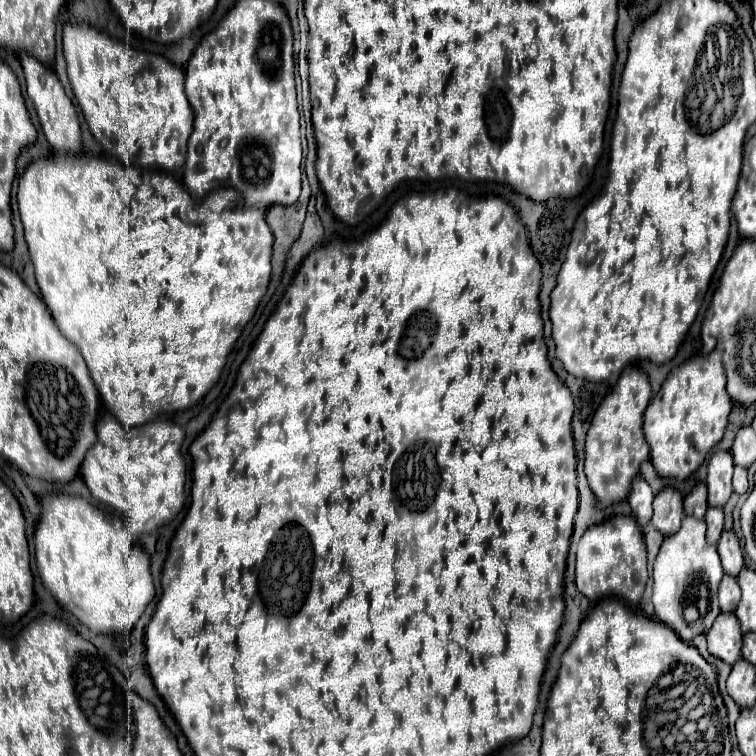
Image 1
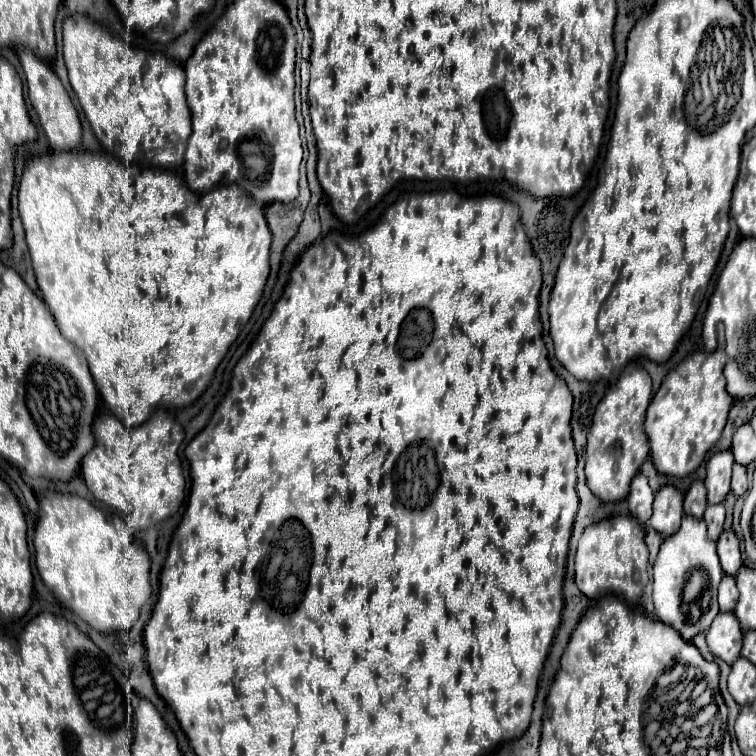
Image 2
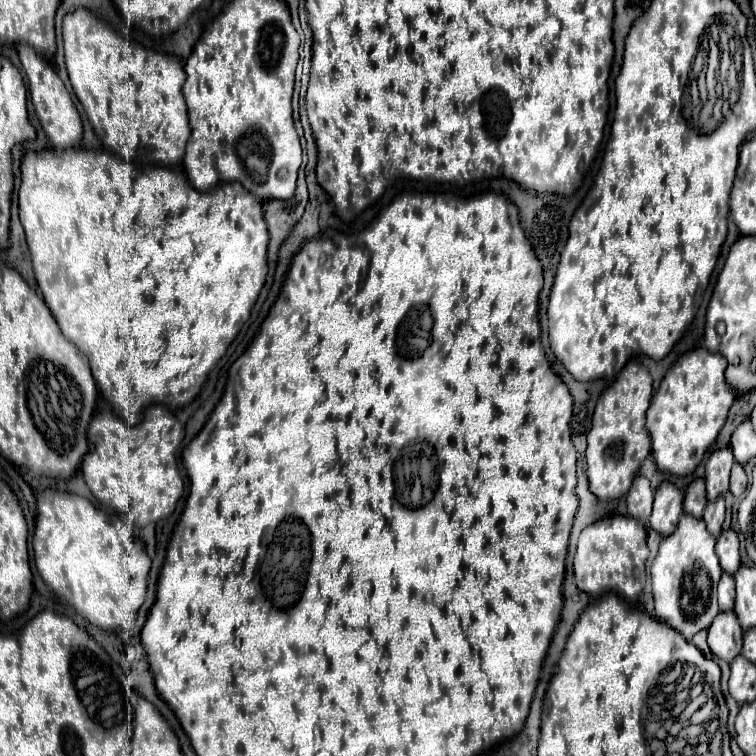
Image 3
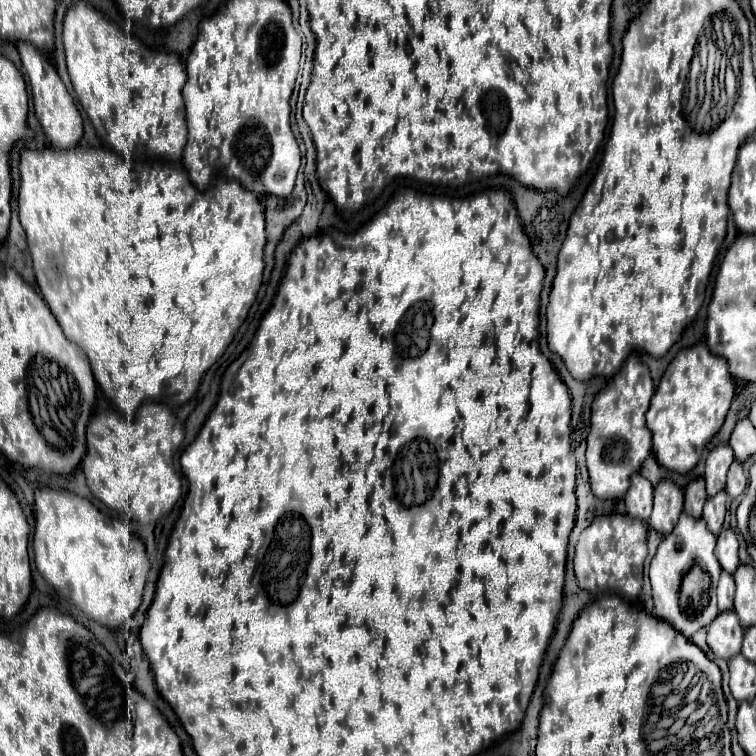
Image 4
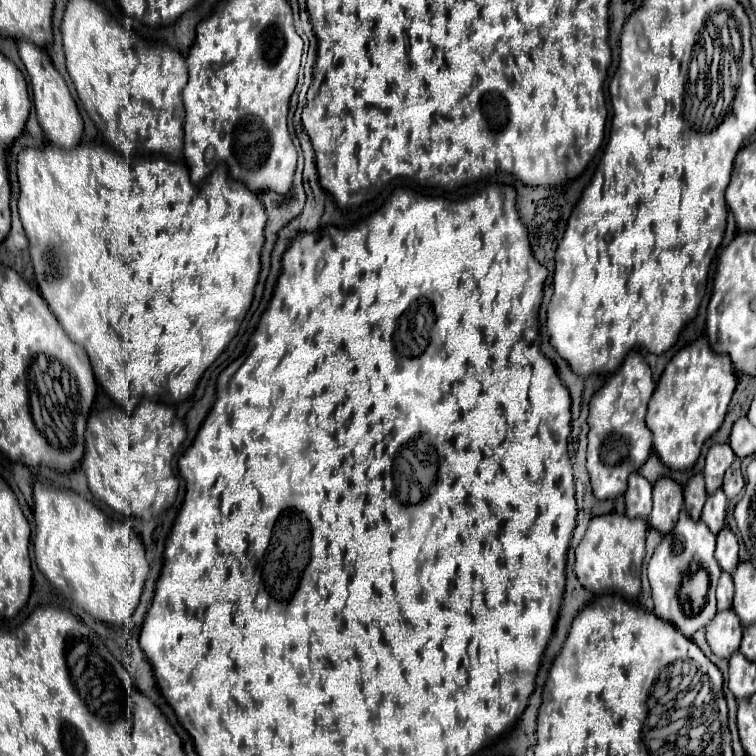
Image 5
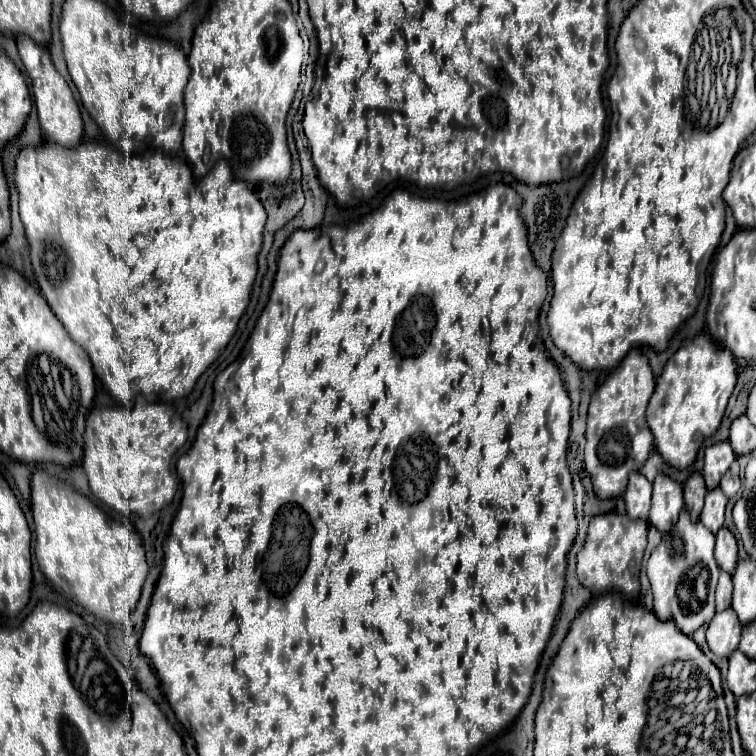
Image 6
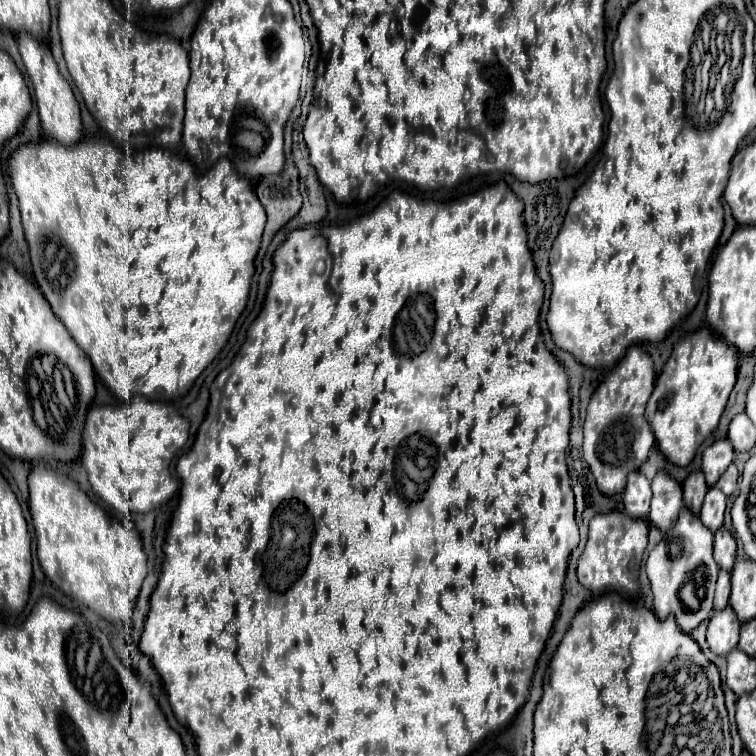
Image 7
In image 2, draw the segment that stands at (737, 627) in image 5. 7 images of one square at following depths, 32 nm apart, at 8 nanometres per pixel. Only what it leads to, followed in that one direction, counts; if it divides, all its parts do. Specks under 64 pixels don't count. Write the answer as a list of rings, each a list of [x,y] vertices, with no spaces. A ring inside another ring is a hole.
[[[720,612],[708,630],[708,648],[714,656],[732,664],[742,650],[742,628],[734,612]]]

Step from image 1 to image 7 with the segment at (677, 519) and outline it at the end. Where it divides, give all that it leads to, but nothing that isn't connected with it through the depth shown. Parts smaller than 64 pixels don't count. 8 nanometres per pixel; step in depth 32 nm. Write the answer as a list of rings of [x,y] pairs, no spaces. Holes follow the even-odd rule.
[[[660,470],[652,480],[652,510],[648,520],[662,532],[668,532],[676,524],[680,508],[682,486],[668,472]]]

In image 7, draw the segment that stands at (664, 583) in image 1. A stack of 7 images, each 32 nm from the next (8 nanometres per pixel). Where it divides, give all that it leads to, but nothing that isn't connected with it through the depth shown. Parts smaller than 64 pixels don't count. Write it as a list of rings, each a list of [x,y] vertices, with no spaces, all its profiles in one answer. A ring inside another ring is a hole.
[[[684,506],[680,510],[680,518],[678,518],[676,526],[668,534],[664,534],[660,544],[648,554],[648,560],[646,560],[646,572],[648,572],[650,584],[652,584],[656,616],[660,620],[666,620],[668,616],[674,616],[678,626],[680,626],[680,630],[684,630],[686,634],[692,628],[696,628],[702,620],[710,618],[710,612],[712,612],[712,592],[714,592],[714,582],[716,582],[718,570],[720,568],[714,562],[714,558],[712,558],[712,530],[706,528],[698,516],[692,516],[692,510]],[[698,568],[708,572],[708,578],[704,582],[706,596],[700,602],[698,610],[688,610],[684,606],[684,602],[680,600],[680,588],[684,586],[684,582],[688,582],[694,576],[694,572]]]

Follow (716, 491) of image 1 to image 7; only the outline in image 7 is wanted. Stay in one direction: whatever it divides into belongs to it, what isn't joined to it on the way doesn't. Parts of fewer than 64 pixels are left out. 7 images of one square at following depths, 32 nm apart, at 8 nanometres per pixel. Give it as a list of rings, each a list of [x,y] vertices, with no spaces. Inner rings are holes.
[[[728,438],[716,440],[704,450],[704,454],[702,454],[702,472],[704,472],[706,484],[710,488],[716,484],[720,474],[730,466],[732,456],[734,456],[734,448],[732,448]]]

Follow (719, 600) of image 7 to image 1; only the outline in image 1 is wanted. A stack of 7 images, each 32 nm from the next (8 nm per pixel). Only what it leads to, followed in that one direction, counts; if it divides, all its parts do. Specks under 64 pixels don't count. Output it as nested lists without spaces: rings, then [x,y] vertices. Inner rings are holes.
[[[724,574],[720,588],[718,588],[718,600],[720,600],[720,610],[722,612],[734,612],[738,600],[740,600],[740,588],[736,578]]]

